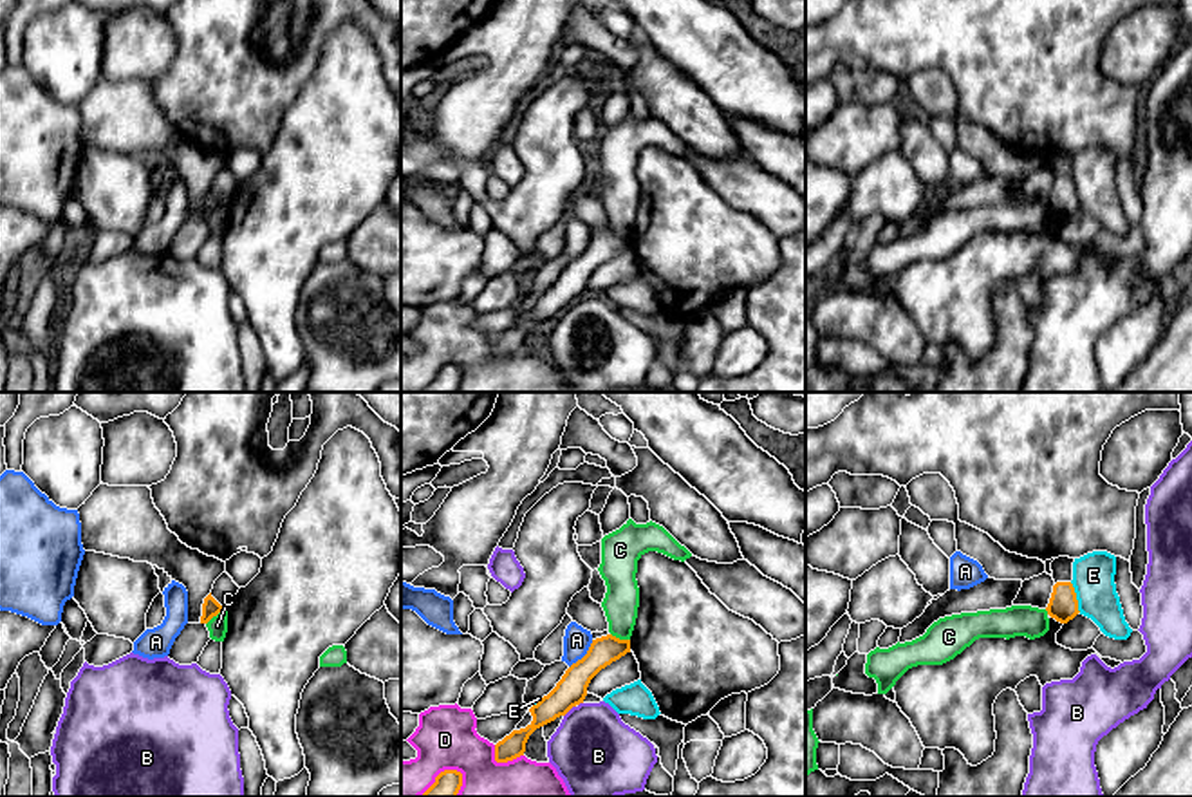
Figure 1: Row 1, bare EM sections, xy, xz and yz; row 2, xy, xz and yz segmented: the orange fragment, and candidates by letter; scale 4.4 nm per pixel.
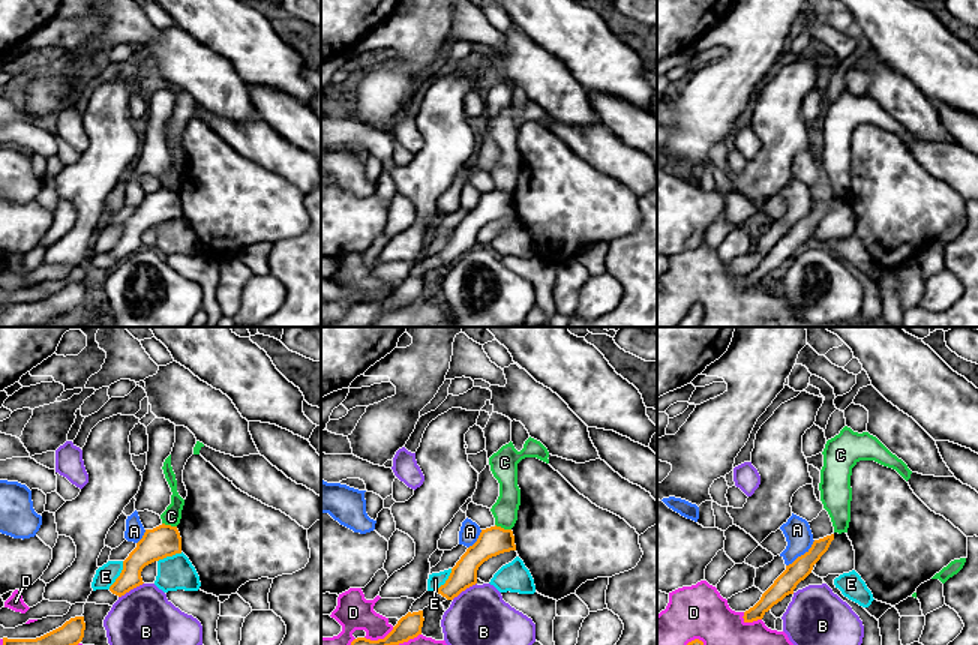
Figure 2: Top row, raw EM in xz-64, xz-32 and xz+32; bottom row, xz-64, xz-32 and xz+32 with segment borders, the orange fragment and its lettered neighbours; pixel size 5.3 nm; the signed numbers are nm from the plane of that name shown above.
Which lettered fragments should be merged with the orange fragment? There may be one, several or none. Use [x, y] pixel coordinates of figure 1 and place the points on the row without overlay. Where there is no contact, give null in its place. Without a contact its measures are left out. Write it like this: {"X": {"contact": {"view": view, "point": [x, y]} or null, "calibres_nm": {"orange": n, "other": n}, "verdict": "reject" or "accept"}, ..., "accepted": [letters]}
{"A": {"contact": {"view": "xz", "point": [586, 250]}, "calibres_nm": {"orange": 140, "other": 120}, "verdict": "reject"}, "B": {"contact": {"view": "xz", "point": [569, 304]}, "calibres_nm": {"orange": 140, "other": 380}, "verdict": "reject"}, "C": {"contact": {"view": "xy", "point": [215, 210]}, "calibres_nm": {"orange": 80, "other": 90}, "verdict": "reject"}, "D": {"contact": {"view": "xz", "point": [502, 356]}, "calibres_nm": {"orange": 110, "other": 320}, "verdict": "reject"}, "E": {"contact": {"view": "yz", "point": [1075, 192]}, "calibres_nm": {"orange": 130, "other": 190}, "verdict": "reject"}, "accepted": []}

